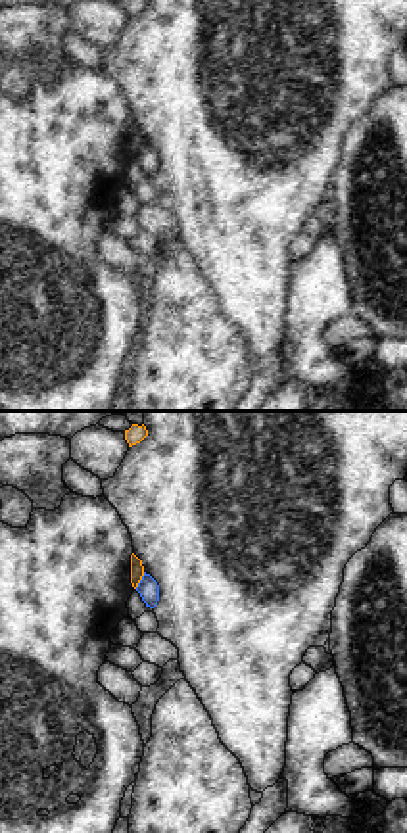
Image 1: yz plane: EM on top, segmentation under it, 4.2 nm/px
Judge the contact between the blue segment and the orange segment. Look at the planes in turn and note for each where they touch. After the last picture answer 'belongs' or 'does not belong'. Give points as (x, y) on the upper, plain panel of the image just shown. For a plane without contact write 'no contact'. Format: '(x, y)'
(141, 150)

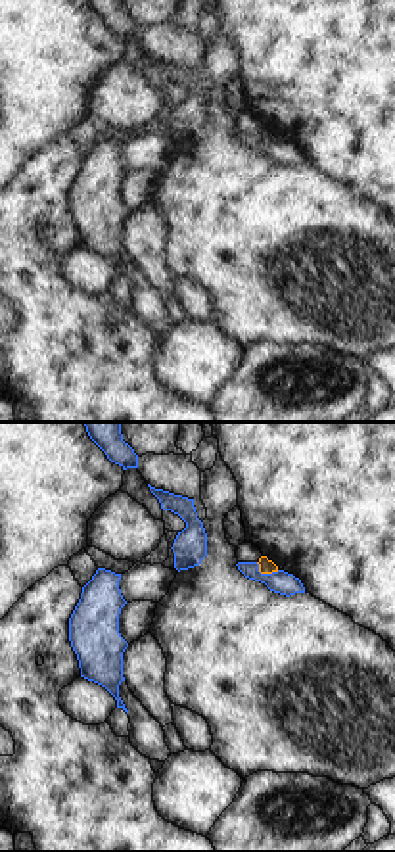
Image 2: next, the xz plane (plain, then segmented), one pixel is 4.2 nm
(265, 144)

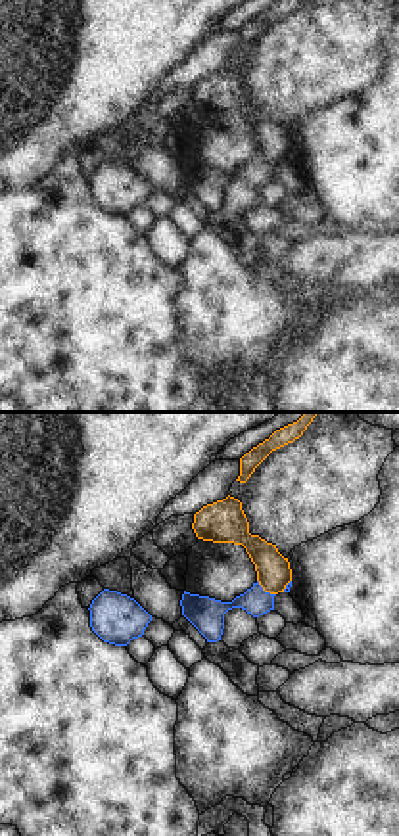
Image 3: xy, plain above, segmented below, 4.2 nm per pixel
(263, 162)

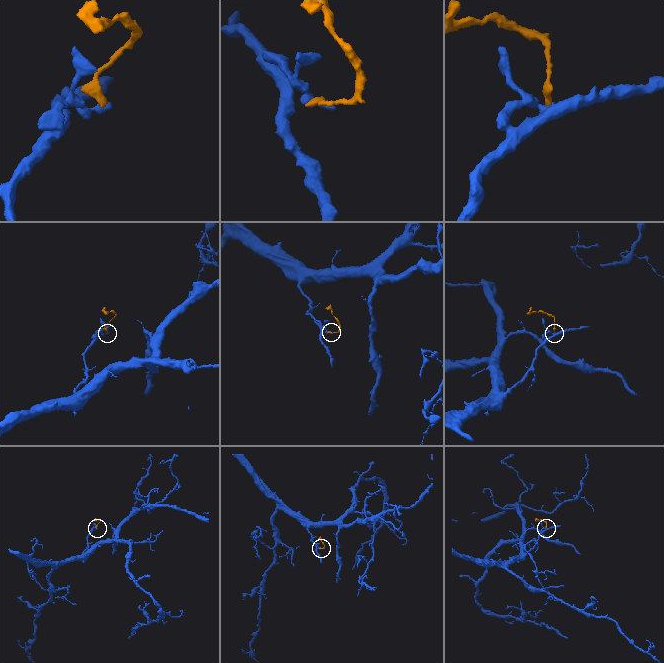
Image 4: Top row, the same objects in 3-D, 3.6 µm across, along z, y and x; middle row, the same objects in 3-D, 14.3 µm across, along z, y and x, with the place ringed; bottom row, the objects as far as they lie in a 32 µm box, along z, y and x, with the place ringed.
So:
does not belong

